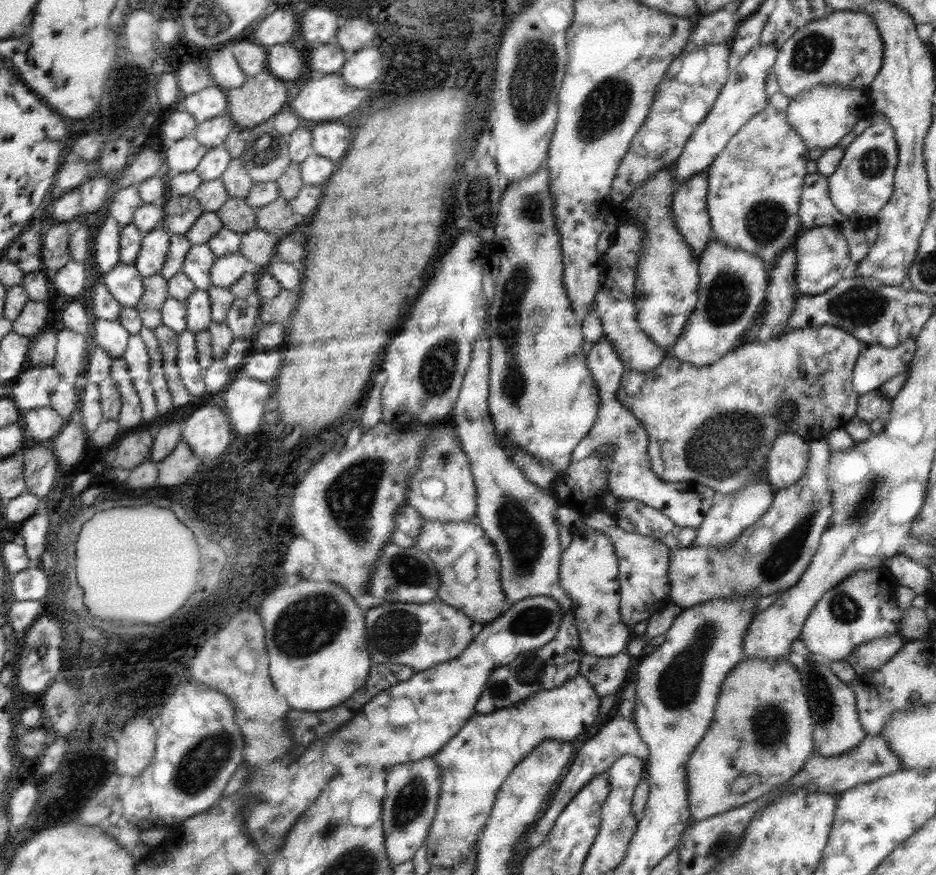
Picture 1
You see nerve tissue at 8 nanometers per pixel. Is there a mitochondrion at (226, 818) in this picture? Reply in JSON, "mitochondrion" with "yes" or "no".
{"mitochondrion":"no"}

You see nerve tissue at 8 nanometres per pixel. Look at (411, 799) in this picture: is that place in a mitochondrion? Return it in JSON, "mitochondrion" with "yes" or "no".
{"mitochondrion":"yes"}

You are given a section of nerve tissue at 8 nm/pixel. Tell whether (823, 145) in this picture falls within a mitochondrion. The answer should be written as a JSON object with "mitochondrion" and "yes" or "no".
{"mitochondrion":"no"}

